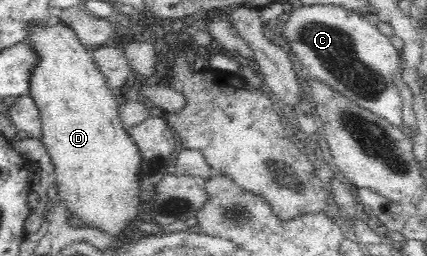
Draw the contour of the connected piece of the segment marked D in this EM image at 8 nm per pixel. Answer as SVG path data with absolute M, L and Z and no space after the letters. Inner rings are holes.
M53 18L48 28L29 28L29 43L36 50L40 61L30 75L29 95L39 110L41 118L40 140L45 147L45 158L54 164L57 195L66 203L66 213L81 227L92 227L118 237L128 229L138 213L142 213L142 191L140 190L140 161L142 154L134 140L122 125L119 104L107 87L102 72L91 58L91 49L80 44L76 34L61 21Z

